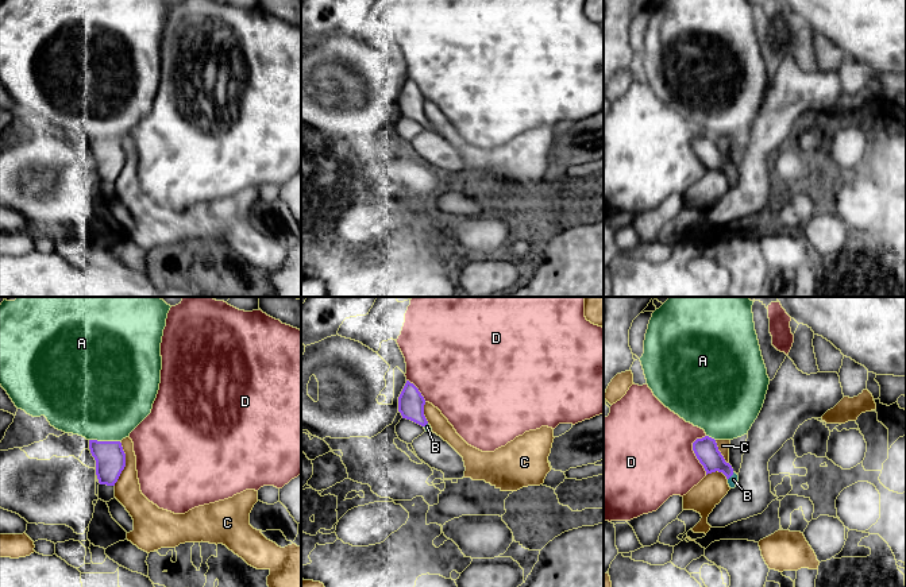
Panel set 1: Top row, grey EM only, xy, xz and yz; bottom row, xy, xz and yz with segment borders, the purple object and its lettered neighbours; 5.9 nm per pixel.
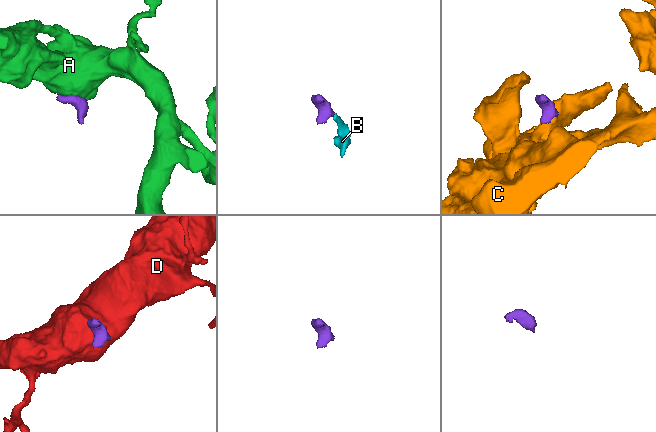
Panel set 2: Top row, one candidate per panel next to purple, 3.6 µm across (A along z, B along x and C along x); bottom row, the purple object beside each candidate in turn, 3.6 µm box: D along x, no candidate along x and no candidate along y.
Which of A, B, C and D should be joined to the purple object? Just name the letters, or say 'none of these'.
B

